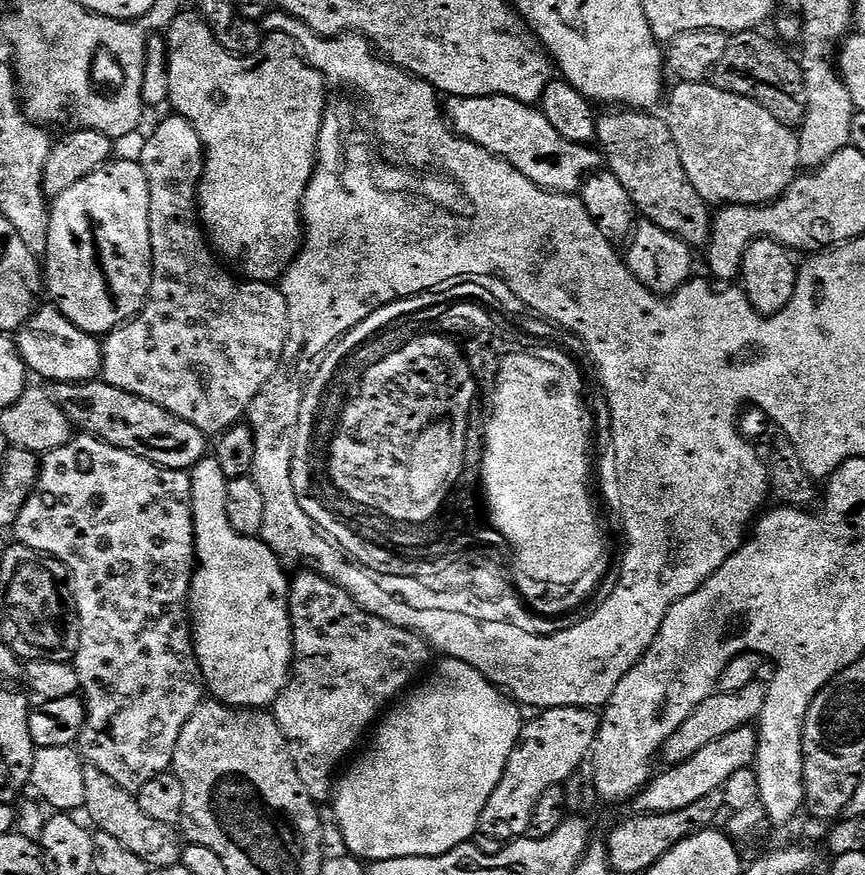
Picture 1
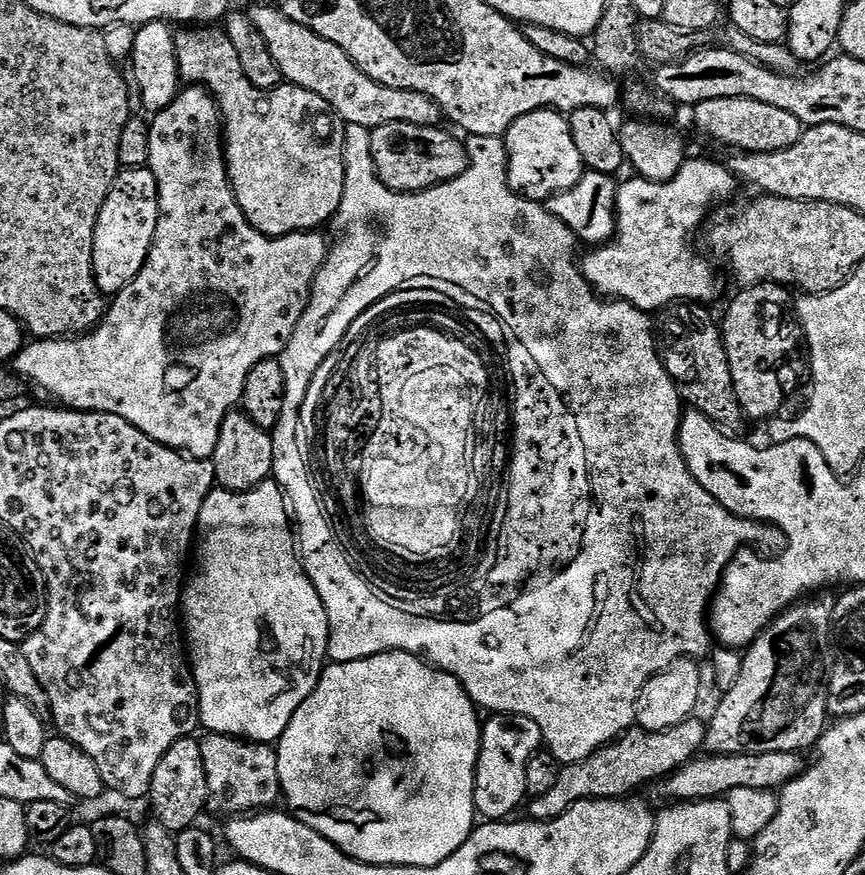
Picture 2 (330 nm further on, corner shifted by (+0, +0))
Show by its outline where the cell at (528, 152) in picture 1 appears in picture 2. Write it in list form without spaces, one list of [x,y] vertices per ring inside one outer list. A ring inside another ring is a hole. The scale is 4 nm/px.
[[[279,7],[251,9],[250,15],[262,38],[266,38],[266,46],[270,46],[270,54],[274,62],[278,62],[285,81],[314,90],[318,98],[326,98],[345,125],[377,130],[393,124],[435,128],[441,123],[441,110],[430,98],[414,90],[398,90],[374,82],[374,78],[367,76],[342,49],[334,46],[334,42],[326,42],[326,38],[314,34],[314,30],[286,18]]]

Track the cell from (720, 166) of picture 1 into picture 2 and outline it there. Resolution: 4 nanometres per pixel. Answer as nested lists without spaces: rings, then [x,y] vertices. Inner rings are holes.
[[[714,98],[699,105],[697,112],[700,112],[696,116],[697,126],[710,139],[736,152],[773,152],[789,148],[798,142],[802,131],[802,125],[794,114],[786,114],[786,110],[778,110],[778,106],[766,106],[766,102]]]

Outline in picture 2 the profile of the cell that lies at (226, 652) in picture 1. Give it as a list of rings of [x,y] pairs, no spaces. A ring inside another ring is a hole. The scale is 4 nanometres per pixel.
[[[269,478],[249,492],[227,492],[225,488],[217,487],[202,502],[200,517],[196,523],[194,537],[194,560],[196,569],[191,569],[190,579],[182,588],[182,632],[186,637],[186,655],[190,661],[192,677],[196,679],[196,689],[200,695],[200,722],[209,733],[217,736],[235,736],[241,740],[251,740],[253,744],[275,745],[281,734],[290,726],[290,718],[306,702],[306,698],[318,686],[320,675],[326,667],[328,654],[328,619],[326,606],[322,606],[322,598],[318,598],[318,590],[310,582],[300,563],[300,554],[294,524],[290,519],[290,508],[286,503],[283,491],[276,481]]]

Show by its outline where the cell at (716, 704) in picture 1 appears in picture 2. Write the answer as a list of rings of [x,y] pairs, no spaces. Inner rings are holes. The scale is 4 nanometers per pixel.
[[[686,719],[680,725],[661,732],[647,732],[646,729],[633,726],[623,736],[604,745],[582,762],[563,765],[554,787],[548,793],[533,796],[527,801],[527,815],[533,820],[553,820],[579,800],[624,798],[651,780],[663,781],[683,764],[688,764],[701,755],[708,730],[703,719],[696,719]]]

